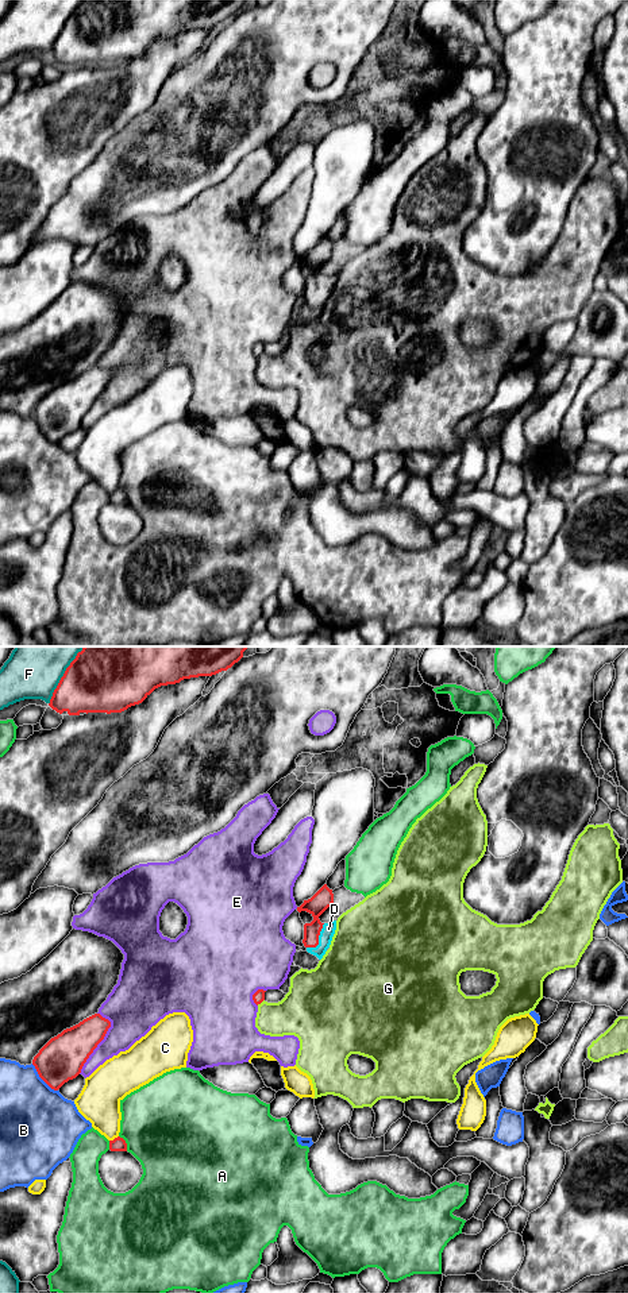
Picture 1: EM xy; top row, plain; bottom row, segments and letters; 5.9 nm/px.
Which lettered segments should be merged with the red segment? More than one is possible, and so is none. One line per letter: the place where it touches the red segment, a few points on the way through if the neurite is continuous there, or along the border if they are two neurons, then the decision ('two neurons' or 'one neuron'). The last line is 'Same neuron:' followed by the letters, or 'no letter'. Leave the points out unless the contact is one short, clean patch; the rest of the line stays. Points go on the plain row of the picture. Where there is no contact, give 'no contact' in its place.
A: meets red in xy at (126, 496); two neurons
B: meets red in xy at (42, 431); two neurons
C: meets red in xy at (115, 490); two neurons
D: meets red in xy at (318, 292); runs through xy (323, 251), (316, 258), (318, 292), (328, 281); one neuron
E: meets red in xy at (100, 393); two neurons
F: meets red in xy at (62, 29); two neurons
G: meets red in xy at (259, 355); two neurons
Same neuron: D

